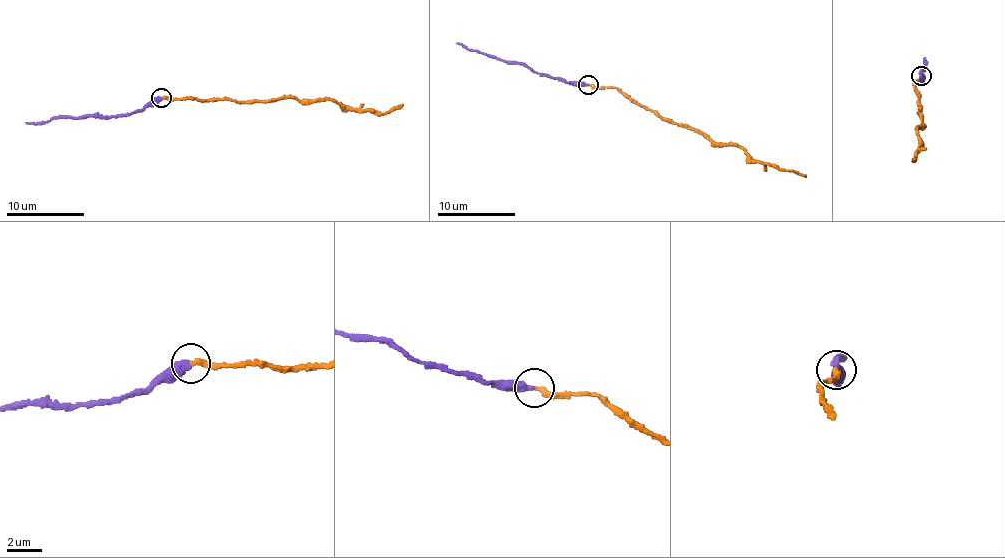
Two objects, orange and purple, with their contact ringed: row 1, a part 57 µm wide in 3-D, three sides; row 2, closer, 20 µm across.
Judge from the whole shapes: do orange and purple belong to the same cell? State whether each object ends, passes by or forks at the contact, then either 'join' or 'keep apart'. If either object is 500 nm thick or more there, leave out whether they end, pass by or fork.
orange ends | purple ends | join

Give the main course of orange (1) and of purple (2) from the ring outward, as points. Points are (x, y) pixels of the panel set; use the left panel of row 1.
1: (161, 98), (333, 100), (350, 108), (387, 114), (402, 104)
2: (161, 98), (153, 97), (141, 109), (124, 115), (58, 116), (25, 122)

